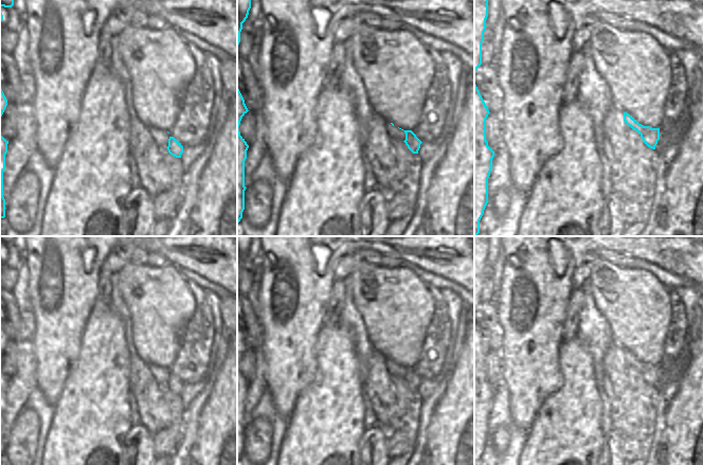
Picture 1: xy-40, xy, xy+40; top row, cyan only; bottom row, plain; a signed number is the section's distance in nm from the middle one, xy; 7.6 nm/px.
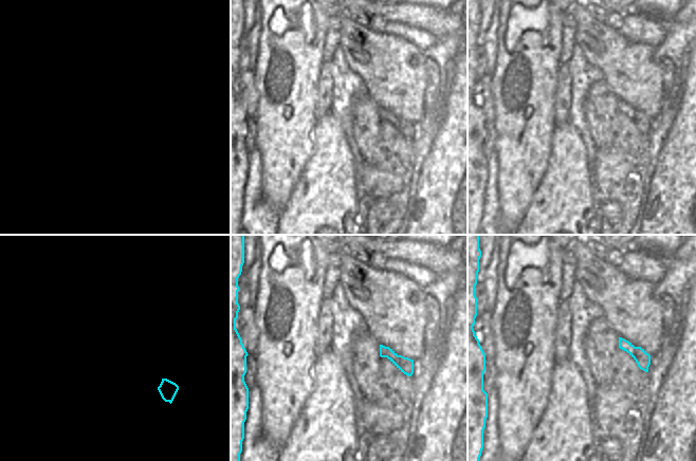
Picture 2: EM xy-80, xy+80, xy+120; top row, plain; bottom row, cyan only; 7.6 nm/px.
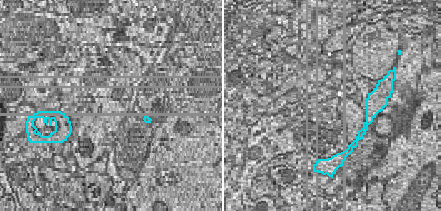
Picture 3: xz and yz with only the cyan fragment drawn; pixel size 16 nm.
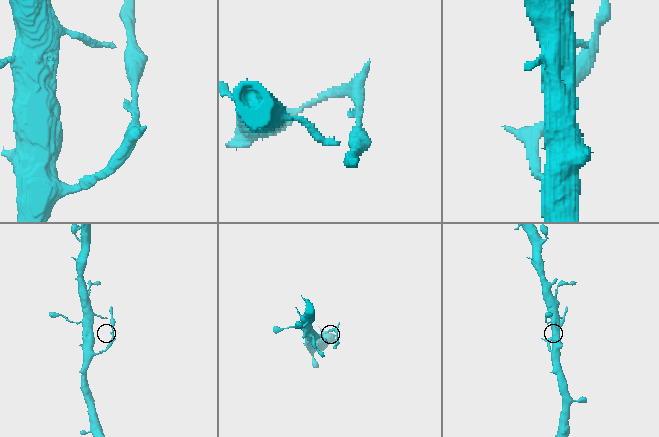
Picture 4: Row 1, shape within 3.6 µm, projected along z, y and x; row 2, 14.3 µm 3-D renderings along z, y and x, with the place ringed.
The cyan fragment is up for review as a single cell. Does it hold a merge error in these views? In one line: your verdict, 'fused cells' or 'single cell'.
fused cells

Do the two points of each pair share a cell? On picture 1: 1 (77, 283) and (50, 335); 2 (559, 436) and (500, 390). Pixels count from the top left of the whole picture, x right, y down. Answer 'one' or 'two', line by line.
1: one
2: two

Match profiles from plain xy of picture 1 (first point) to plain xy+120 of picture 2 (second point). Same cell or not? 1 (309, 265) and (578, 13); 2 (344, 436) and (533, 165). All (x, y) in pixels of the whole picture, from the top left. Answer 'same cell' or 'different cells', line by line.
1: different cells
2: different cells

